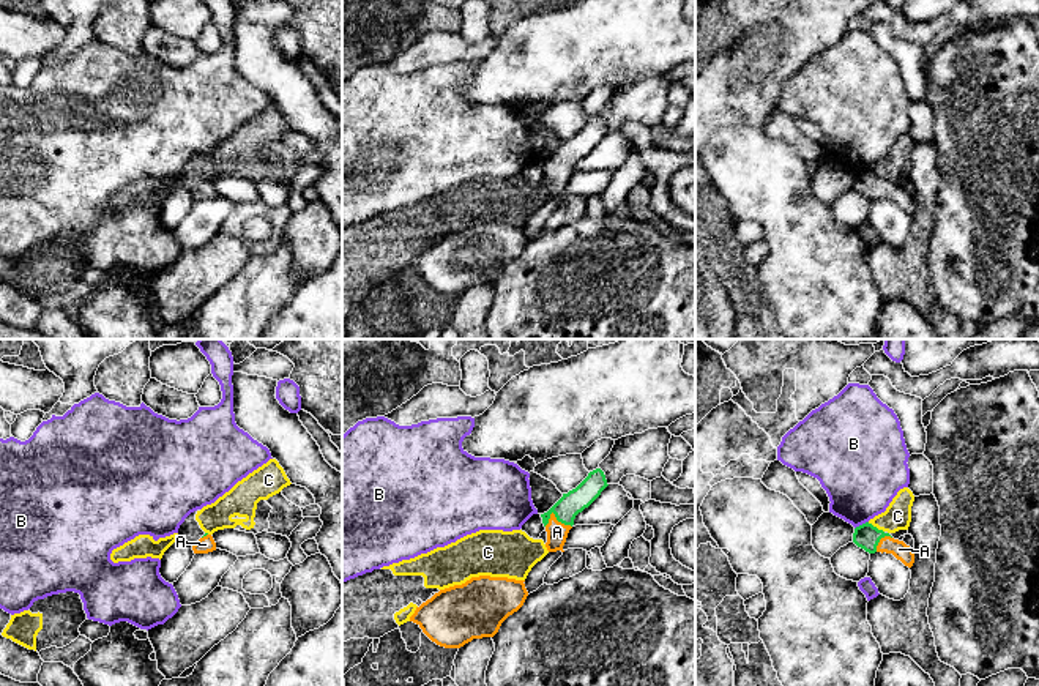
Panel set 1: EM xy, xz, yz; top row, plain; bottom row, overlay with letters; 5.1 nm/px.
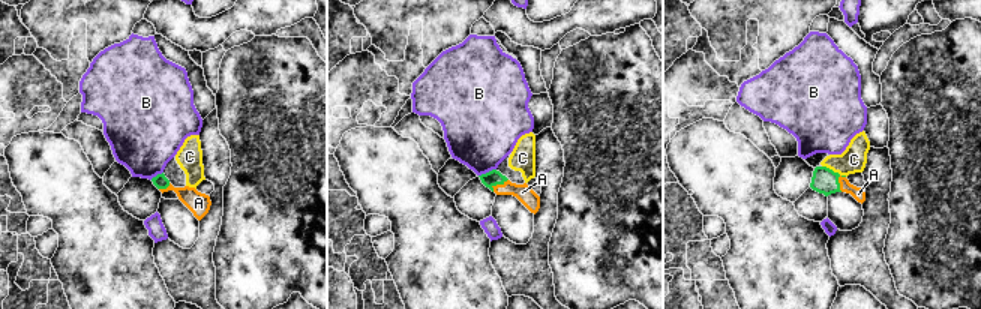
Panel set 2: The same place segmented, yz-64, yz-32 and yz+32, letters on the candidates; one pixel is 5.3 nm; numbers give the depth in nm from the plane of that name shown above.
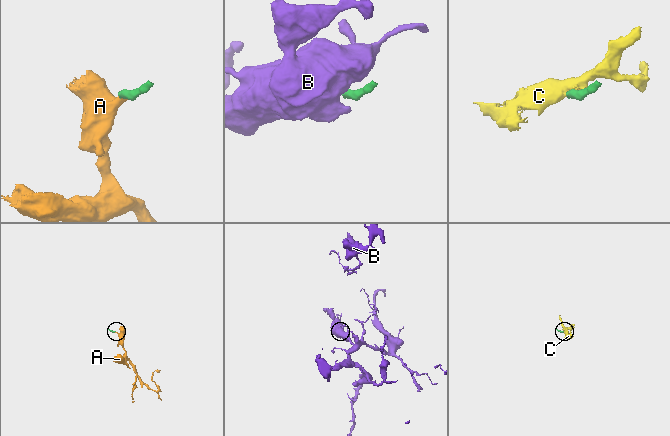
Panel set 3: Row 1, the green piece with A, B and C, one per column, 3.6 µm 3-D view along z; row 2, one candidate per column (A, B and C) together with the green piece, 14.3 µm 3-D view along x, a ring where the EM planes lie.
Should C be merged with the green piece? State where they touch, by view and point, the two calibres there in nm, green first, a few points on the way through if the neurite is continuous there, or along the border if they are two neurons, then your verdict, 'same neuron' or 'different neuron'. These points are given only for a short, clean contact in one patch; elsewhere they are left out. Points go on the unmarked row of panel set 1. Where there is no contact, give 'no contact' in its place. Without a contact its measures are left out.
contact yz (875, 174); calibres 130 and 140 nm; border yz (867, 169), (883, 178); different neuron

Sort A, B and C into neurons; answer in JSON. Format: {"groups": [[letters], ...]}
{"groups": [["A"], ["B"], ["C"]]}

